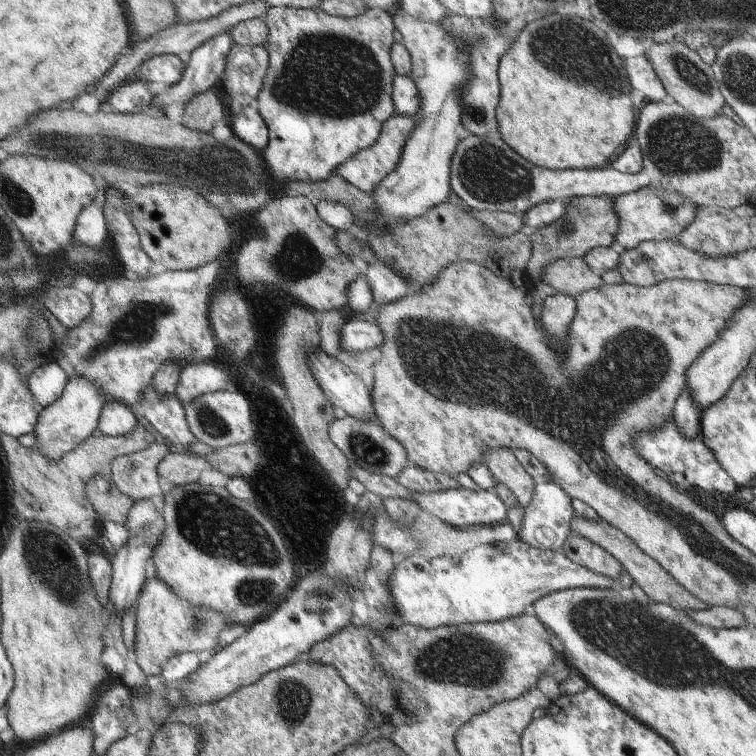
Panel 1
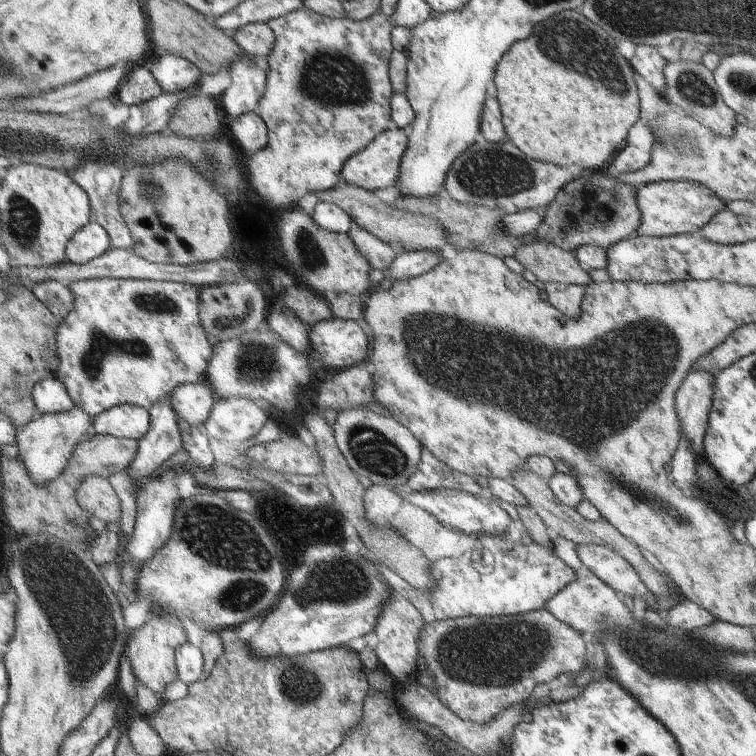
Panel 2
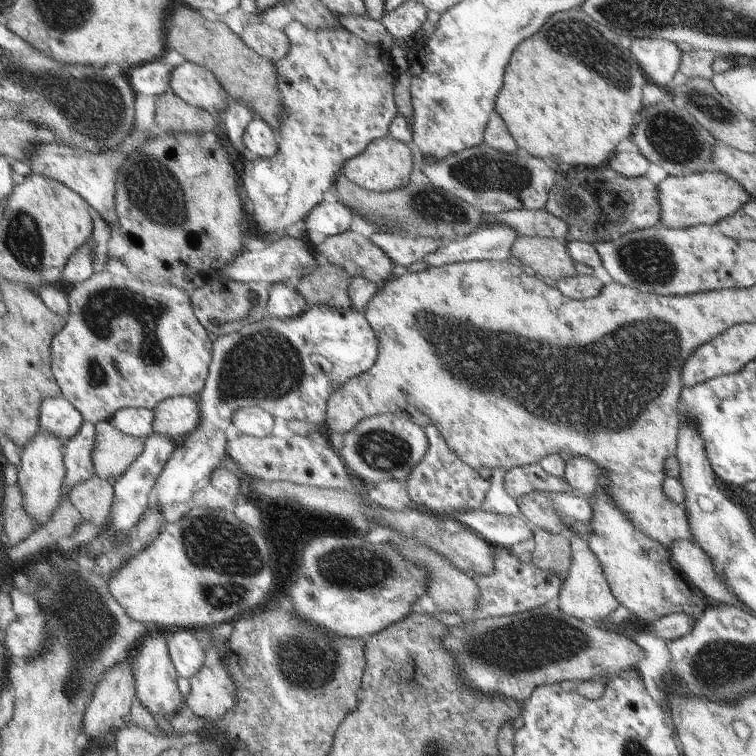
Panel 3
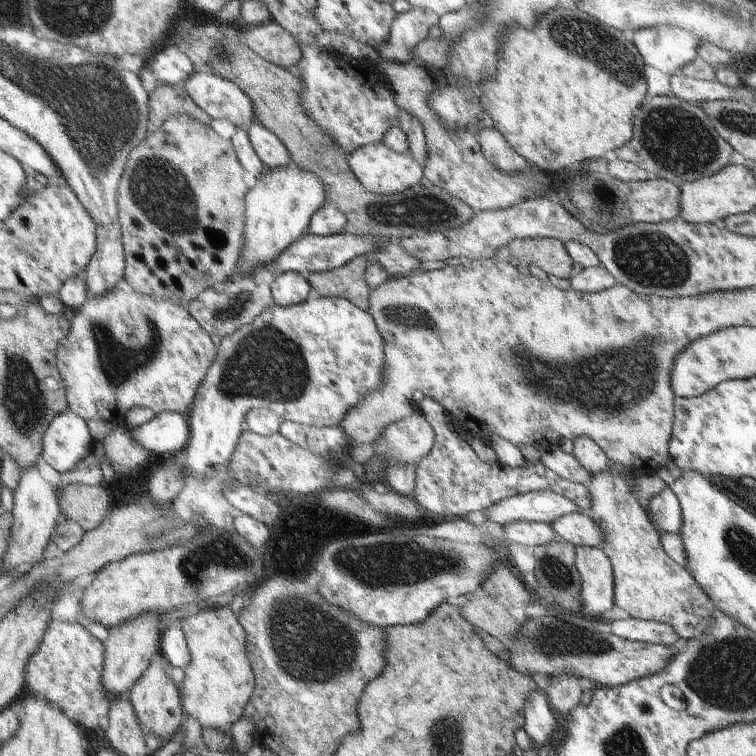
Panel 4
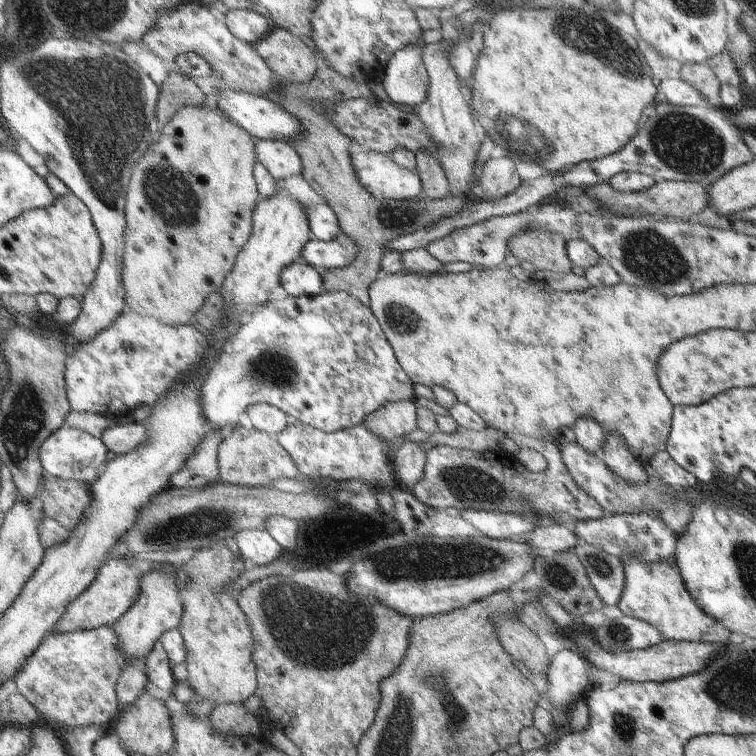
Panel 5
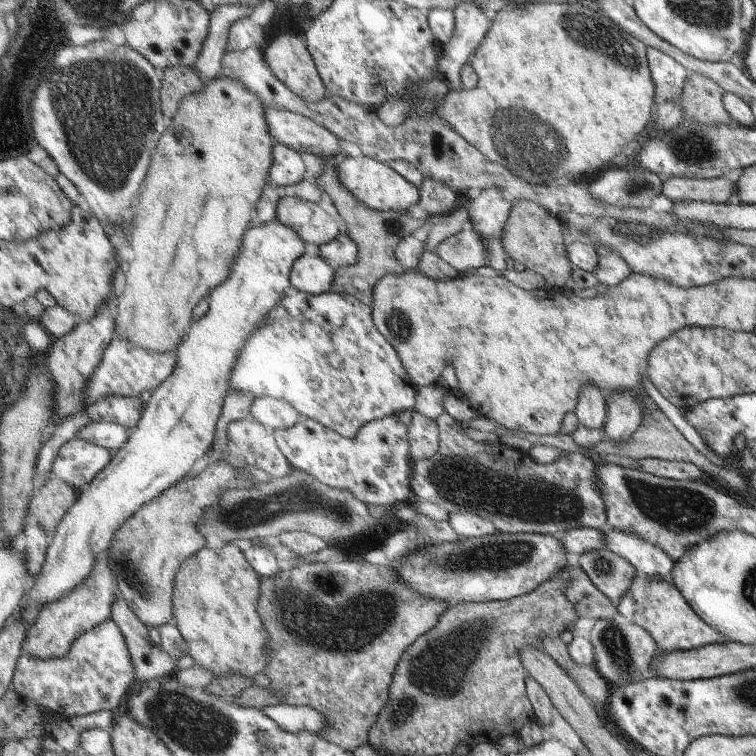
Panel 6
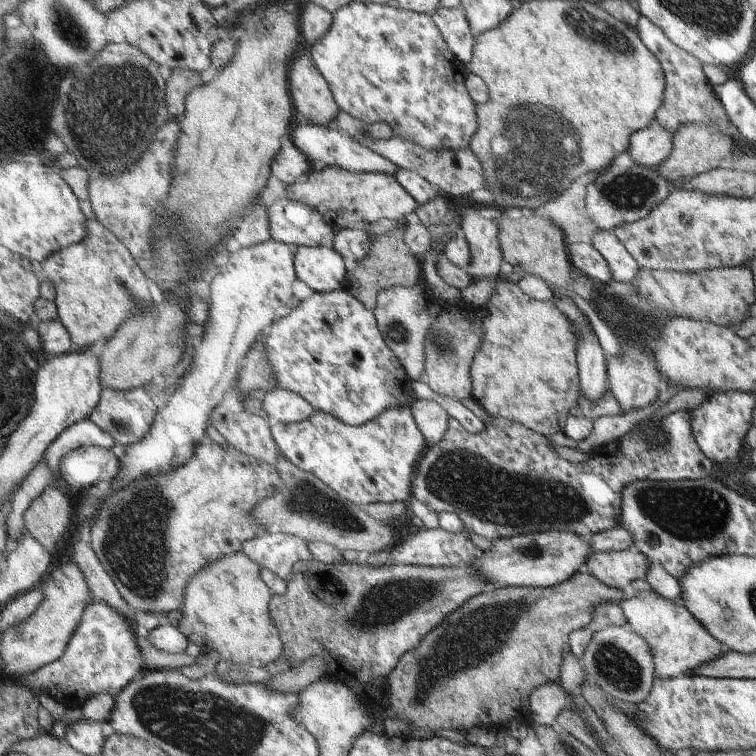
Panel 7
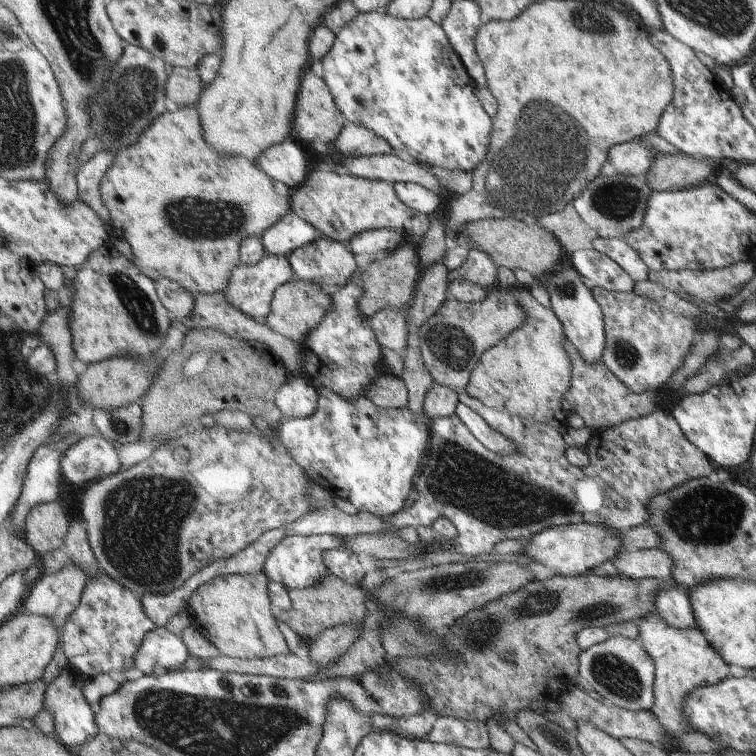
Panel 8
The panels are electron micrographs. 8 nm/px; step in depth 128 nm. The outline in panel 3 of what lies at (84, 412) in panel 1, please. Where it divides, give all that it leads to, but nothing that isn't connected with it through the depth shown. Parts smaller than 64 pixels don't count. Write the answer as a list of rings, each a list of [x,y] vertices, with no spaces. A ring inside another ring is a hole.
[[[40,432],[23,448],[22,461],[18,470],[18,485],[23,494],[23,508],[37,520],[39,526],[49,522],[55,508],[59,506],[63,484],[65,484],[65,444],[53,434]]]

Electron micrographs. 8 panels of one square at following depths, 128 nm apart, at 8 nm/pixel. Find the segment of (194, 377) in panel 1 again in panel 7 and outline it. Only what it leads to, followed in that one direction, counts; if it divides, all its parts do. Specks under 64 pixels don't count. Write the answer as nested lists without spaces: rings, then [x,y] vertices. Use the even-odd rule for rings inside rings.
[[[89,419],[75,423],[61,433],[61,436],[47,448],[44,459],[47,460],[49,468],[55,472],[55,481],[61,476],[60,460],[73,450],[81,447],[97,446],[101,448],[112,448],[115,440]]]

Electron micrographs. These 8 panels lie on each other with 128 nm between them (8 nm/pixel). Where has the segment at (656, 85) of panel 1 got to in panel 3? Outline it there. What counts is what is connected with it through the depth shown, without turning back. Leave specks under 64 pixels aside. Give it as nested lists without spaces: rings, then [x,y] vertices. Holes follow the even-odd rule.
[[[635,38],[630,43],[628,50],[645,79],[665,90],[683,57],[676,43],[663,38]]]

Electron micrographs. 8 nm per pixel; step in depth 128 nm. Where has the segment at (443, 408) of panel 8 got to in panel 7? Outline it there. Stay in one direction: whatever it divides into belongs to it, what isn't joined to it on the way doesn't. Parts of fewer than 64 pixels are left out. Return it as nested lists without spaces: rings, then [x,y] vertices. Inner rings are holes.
[[[417,399],[411,405],[413,420],[420,429],[421,436],[430,446],[437,444],[445,432],[449,416],[435,401]]]

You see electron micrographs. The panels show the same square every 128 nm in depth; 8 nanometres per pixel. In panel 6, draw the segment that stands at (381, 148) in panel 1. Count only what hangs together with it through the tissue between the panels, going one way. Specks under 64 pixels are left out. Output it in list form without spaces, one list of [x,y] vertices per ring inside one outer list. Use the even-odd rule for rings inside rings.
[[[343,157],[343,160],[337,160],[335,172],[339,182],[349,190],[349,194],[371,210],[403,212],[420,200],[420,193],[413,184],[403,180],[389,165],[373,160],[372,157]]]

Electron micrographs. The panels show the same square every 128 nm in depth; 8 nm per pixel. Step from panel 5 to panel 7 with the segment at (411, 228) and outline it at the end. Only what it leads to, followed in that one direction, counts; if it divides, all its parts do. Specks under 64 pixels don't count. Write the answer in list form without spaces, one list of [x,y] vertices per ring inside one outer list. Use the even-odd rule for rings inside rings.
[[[401,223],[395,226],[392,232],[387,232],[387,234],[377,236],[377,234],[371,233],[371,246],[369,246],[369,252],[367,252],[361,260],[358,260],[351,270],[346,270],[342,288],[356,297],[365,308],[372,310],[376,307],[377,294],[384,291],[385,288],[393,288],[393,286],[415,286],[415,283],[420,280],[421,261],[419,258],[413,256],[413,254],[409,252],[409,248],[405,246],[404,224]]]

